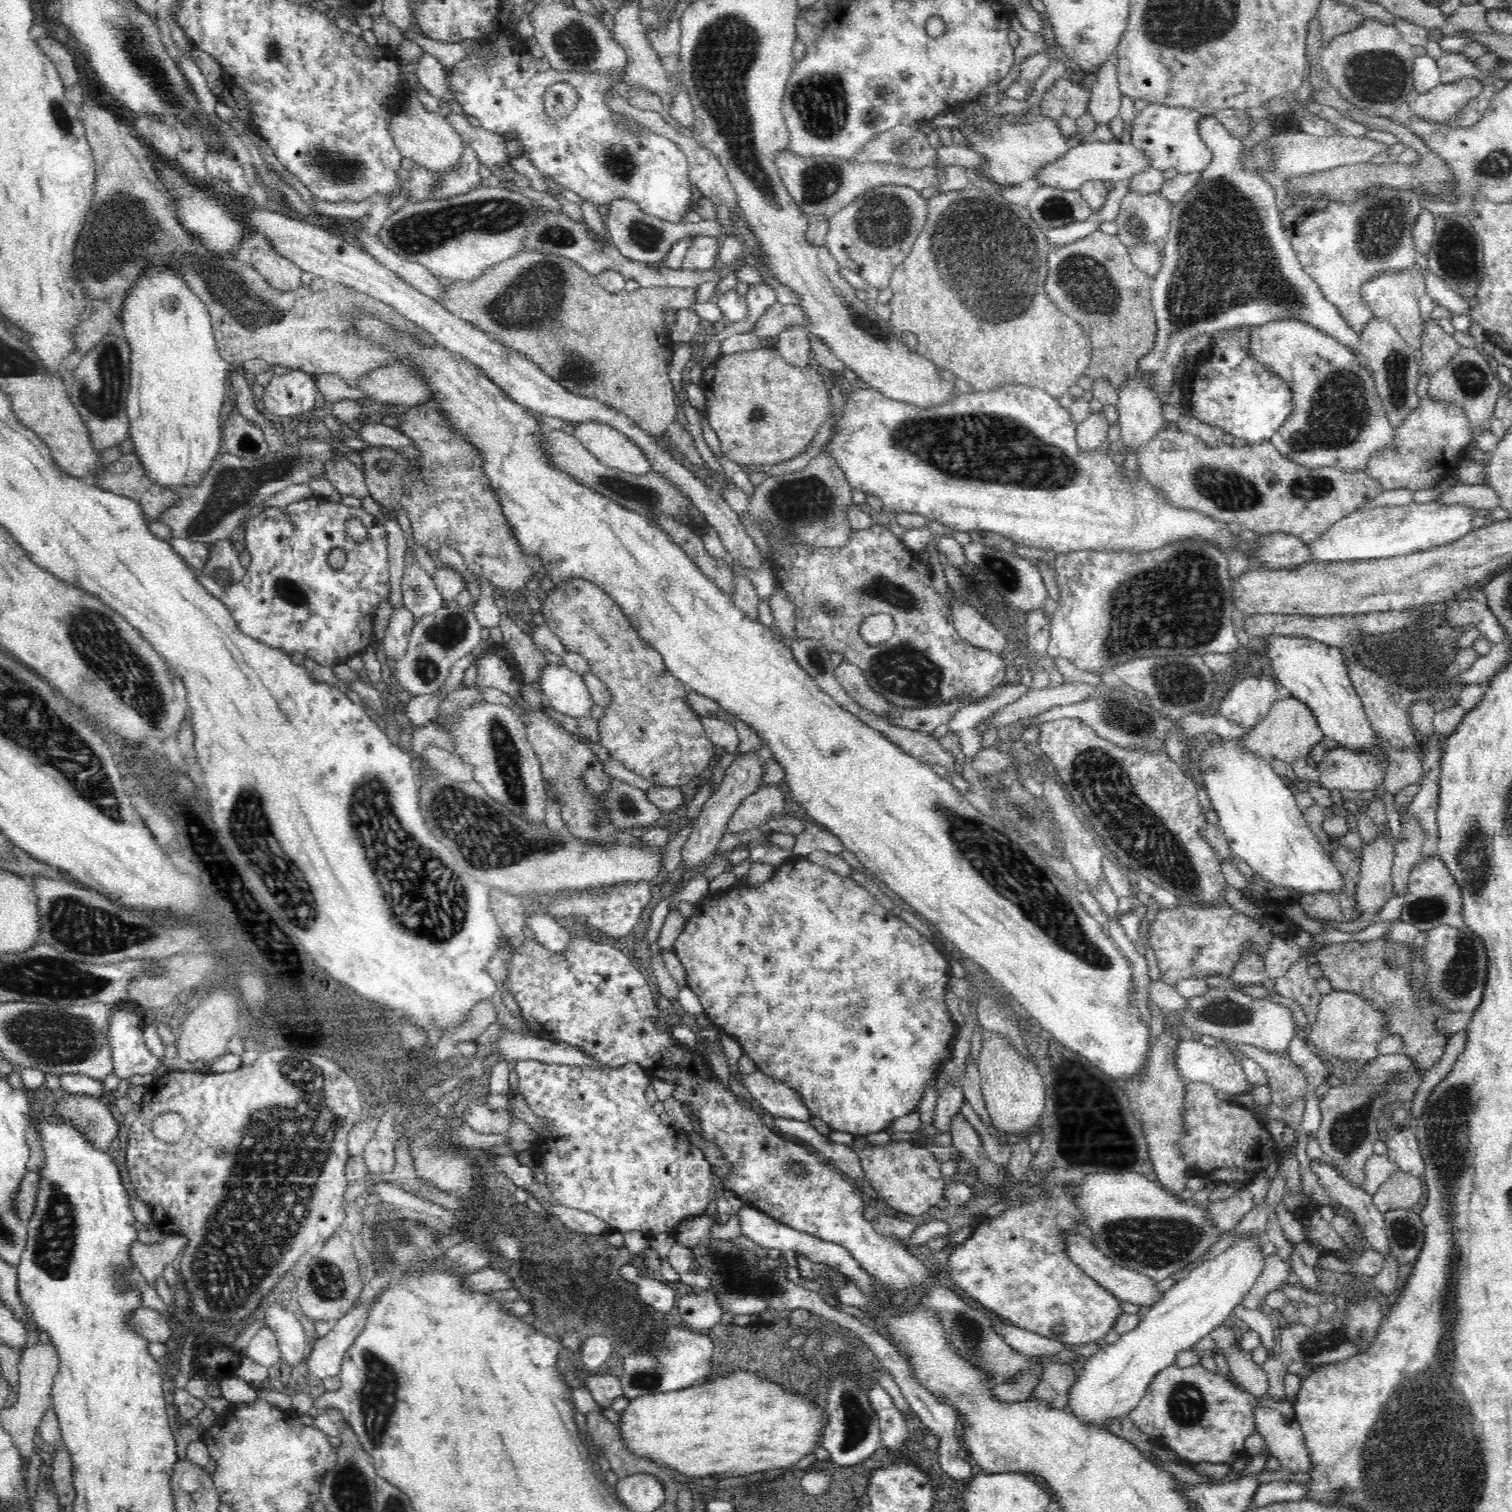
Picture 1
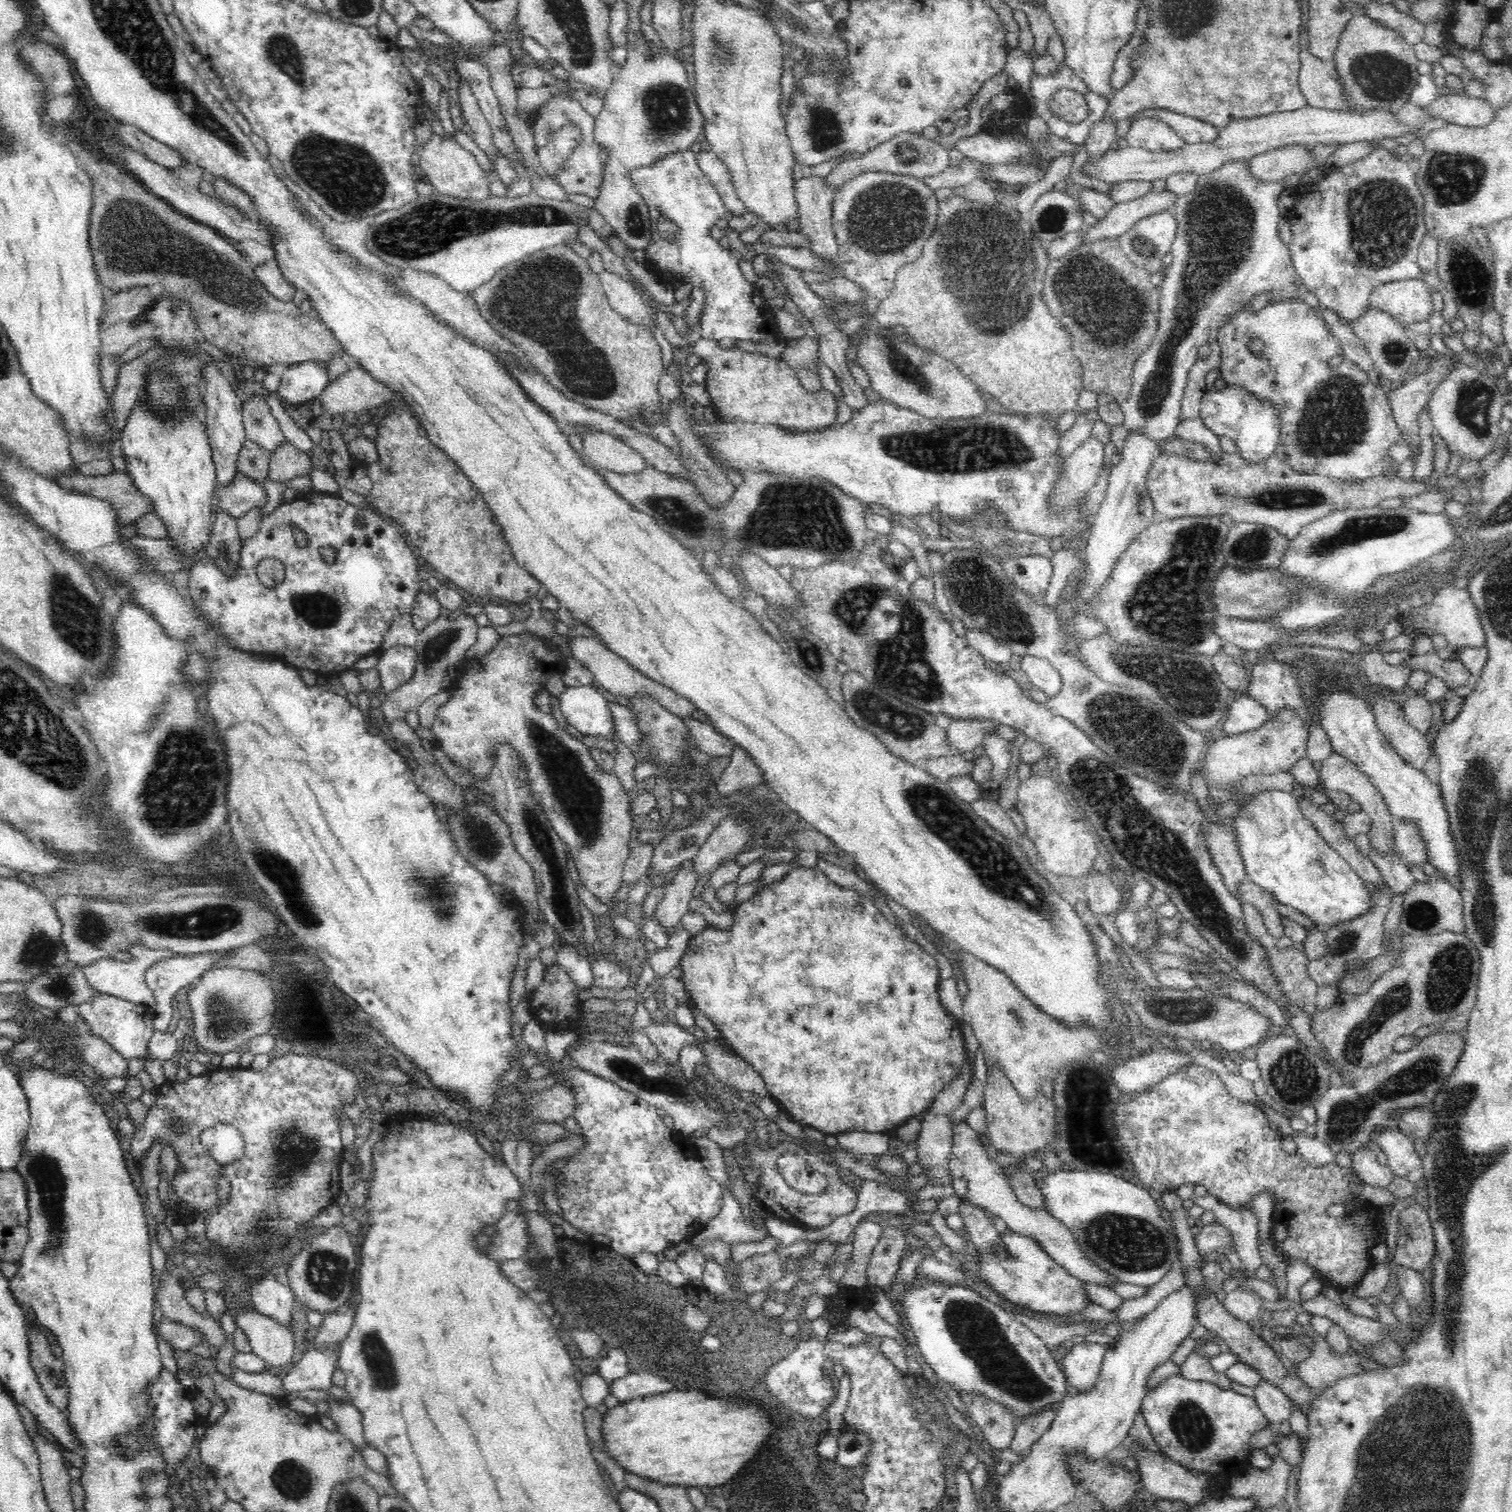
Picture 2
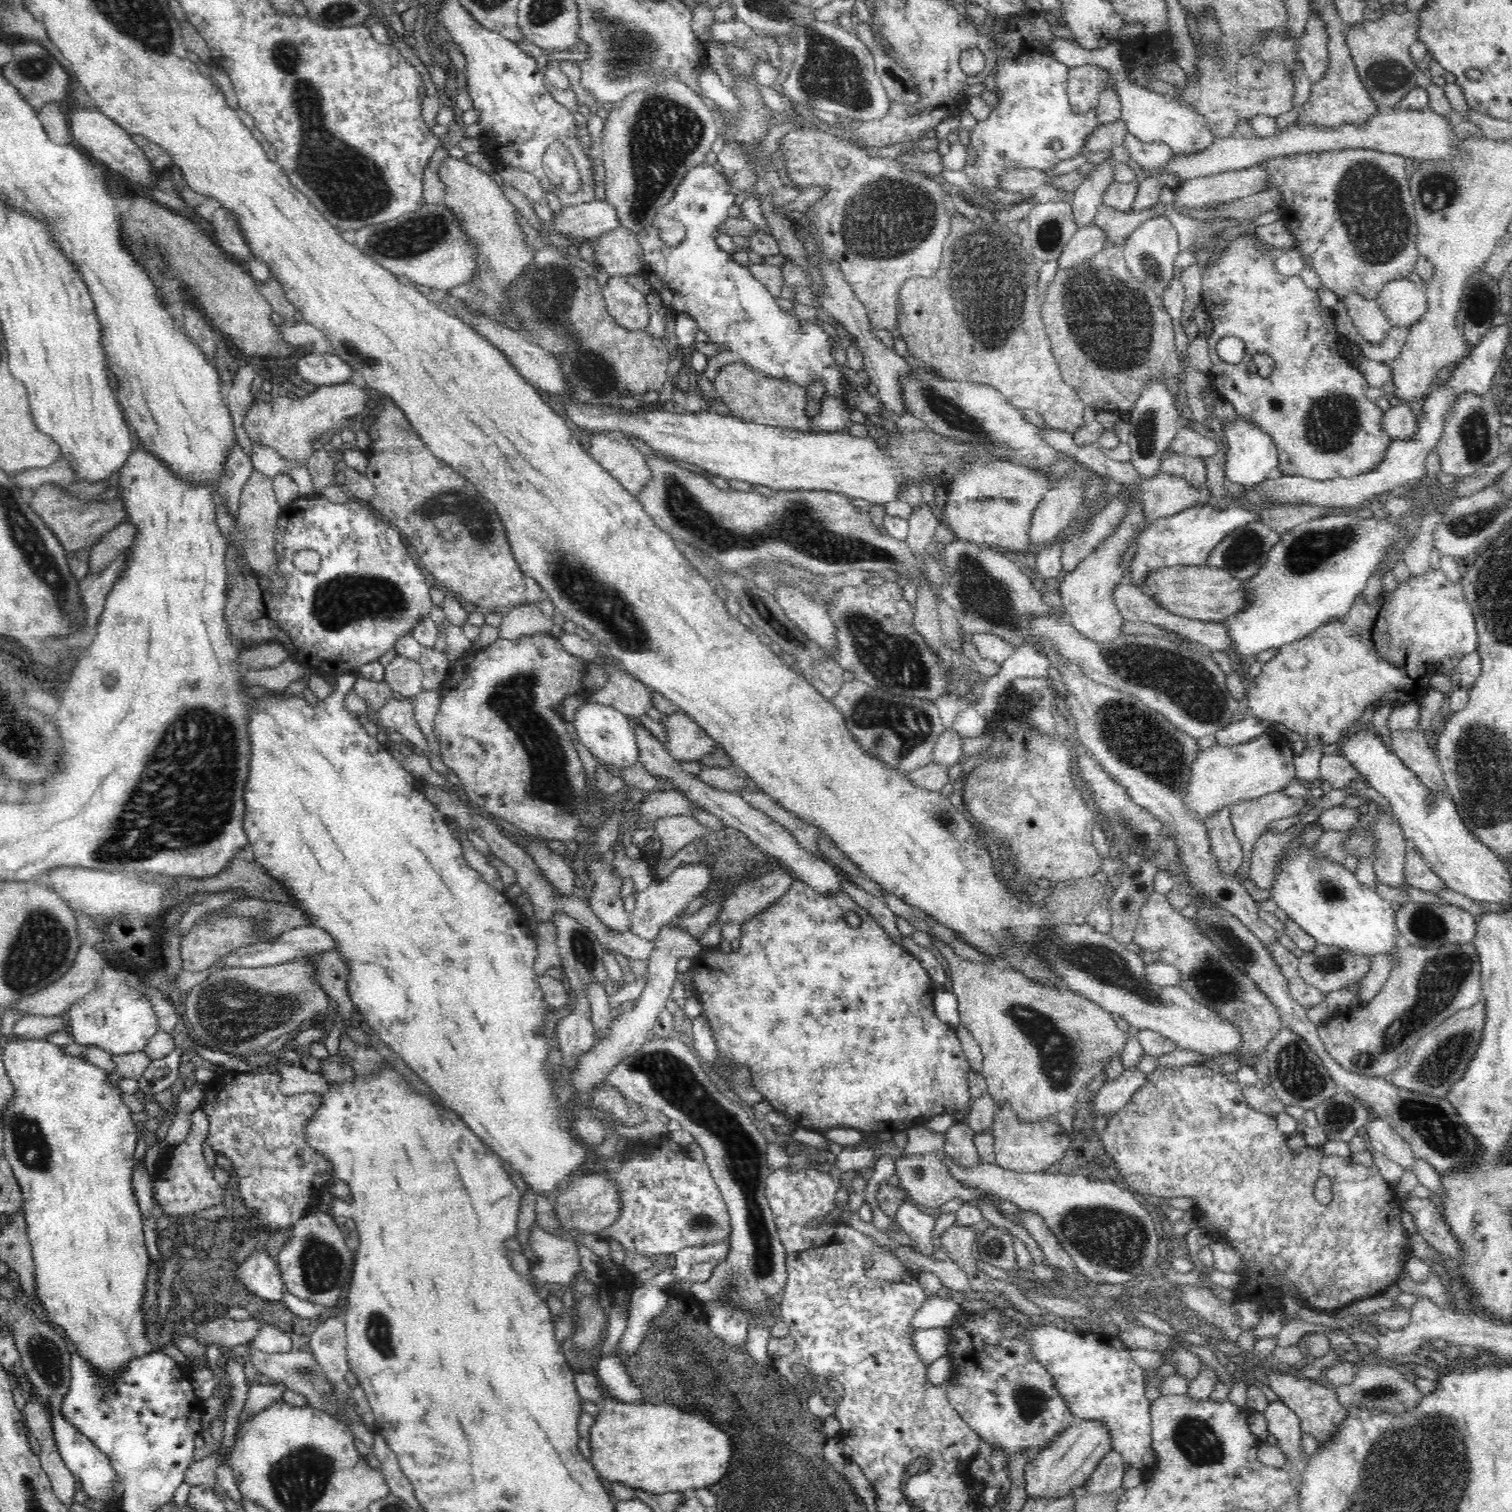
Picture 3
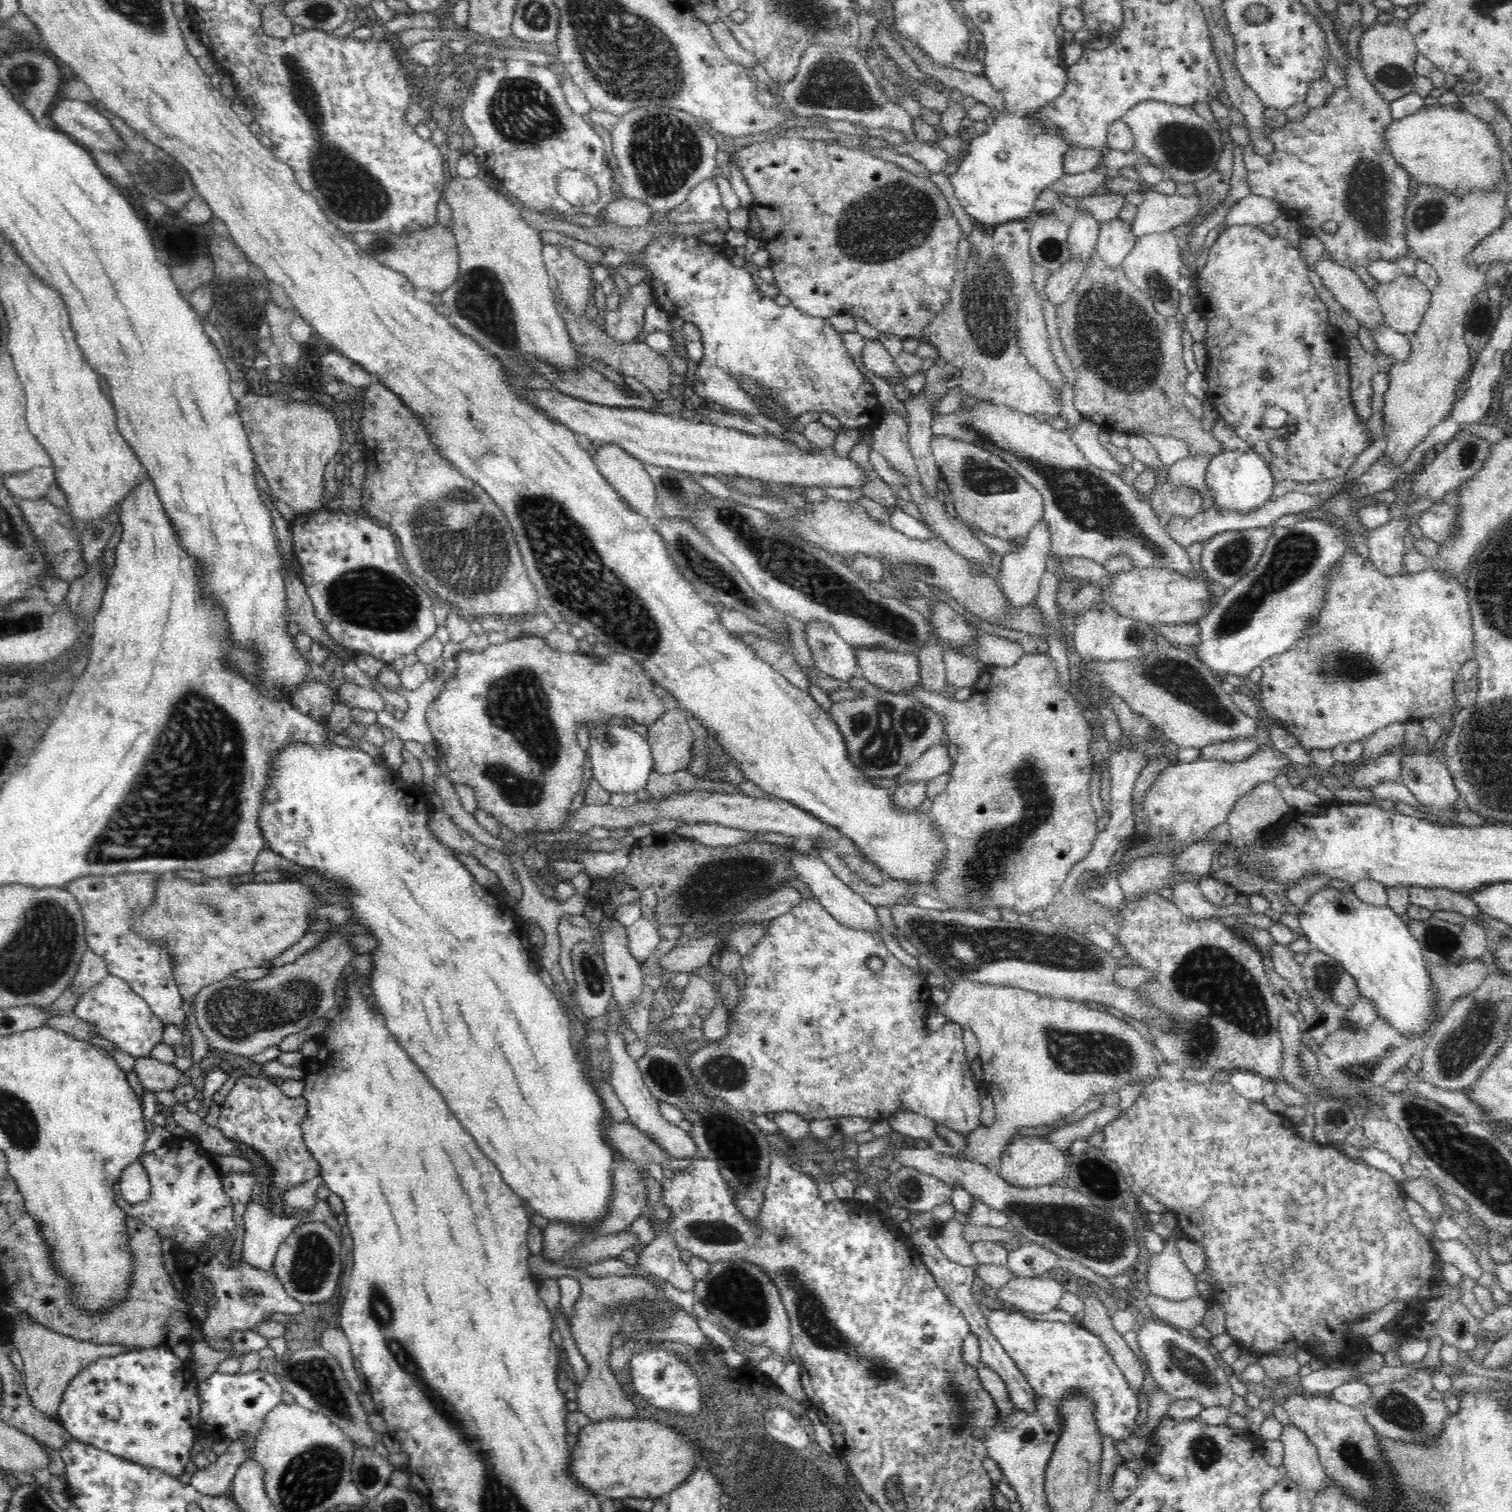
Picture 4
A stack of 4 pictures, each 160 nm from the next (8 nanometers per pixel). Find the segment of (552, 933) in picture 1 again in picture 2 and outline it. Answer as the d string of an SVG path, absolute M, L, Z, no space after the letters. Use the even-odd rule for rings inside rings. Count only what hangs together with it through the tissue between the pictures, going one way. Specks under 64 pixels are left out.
M555 944L558 964L569 975L570 978L581 988L594 988L594 971L592 963L577 948L569 944Z

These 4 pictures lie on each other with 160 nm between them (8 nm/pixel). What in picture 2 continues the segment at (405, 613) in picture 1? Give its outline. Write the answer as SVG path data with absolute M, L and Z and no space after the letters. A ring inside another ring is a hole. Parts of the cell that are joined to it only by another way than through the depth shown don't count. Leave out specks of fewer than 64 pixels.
M392 646L383 652L377 664L384 693L392 693L408 684L416 671L416 651L411 646Z

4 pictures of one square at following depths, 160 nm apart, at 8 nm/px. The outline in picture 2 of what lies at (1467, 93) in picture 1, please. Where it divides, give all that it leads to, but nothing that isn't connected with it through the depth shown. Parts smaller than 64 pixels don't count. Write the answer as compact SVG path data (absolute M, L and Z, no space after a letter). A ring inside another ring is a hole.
M1454 94L1438 96L1426 110L1430 117L1466 127L1490 125L1495 120L1497 112L1497 109L1492 108L1482 97L1470 98Z

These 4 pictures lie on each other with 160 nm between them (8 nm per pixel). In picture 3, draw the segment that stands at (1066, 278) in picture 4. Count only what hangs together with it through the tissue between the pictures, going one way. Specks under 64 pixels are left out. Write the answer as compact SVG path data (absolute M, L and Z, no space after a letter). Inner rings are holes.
M1095 223L1088 224L1076 231L1072 240L1064 247L1057 260L1057 270L1068 270L1076 264L1092 258L1104 247L1108 246L1105 230L1100 230Z

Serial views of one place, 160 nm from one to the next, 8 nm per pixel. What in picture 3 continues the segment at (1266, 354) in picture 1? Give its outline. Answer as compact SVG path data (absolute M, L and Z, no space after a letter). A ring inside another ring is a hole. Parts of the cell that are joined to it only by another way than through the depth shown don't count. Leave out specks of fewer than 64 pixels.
M1242 233L1232 238L1225 246L1225 249L1221 250L1221 253L1205 268L1205 272L1202 274L1201 306L1203 306L1204 312L1210 315L1213 324L1212 334L1210 334L1210 338L1207 339L1210 356L1213 362L1212 368L1207 374L1209 384L1211 388L1217 392L1219 398L1223 398L1223 400L1227 400L1232 404L1237 412L1237 416L1241 416L1244 420L1247 420L1247 422L1251 422L1254 426L1257 426L1260 430L1263 430L1268 436L1273 438L1279 456L1277 474L1281 476L1304 477L1311 478L1312 480L1326 481L1332 480L1333 478L1350 478L1372 470L1381 463L1387 446L1392 443L1393 440L1382 430L1382 419L1385 412L1382 411L1376 403L1372 403L1366 397L1366 390L1369 384L1363 377L1362 371L1353 365L1352 357L1348 350L1349 343L1346 337L1337 332L1332 308L1324 307L1320 303L1318 292L1306 286L1299 274L1289 277L1276 271L1274 262L1282 253L1281 250L1276 248L1262 248L1266 248L1266 245L1264 245L1262 241L1256 241L1256 237ZM1226 336L1240 338L1240 340L1244 342L1245 354L1238 364L1228 364L1224 362L1217 353L1218 342ZM1255 351L1265 352L1268 356L1271 356L1272 360L1275 362L1273 372L1267 378L1260 377L1258 374L1252 375L1248 371L1248 364L1252 361L1252 356Z

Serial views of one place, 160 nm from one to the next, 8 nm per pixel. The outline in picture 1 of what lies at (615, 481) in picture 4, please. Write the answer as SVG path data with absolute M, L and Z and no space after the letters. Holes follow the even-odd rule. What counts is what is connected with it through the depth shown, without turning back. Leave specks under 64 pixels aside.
M580 422L574 425L573 435L600 462L612 468L635 475L643 475L653 470L643 450L610 425Z

